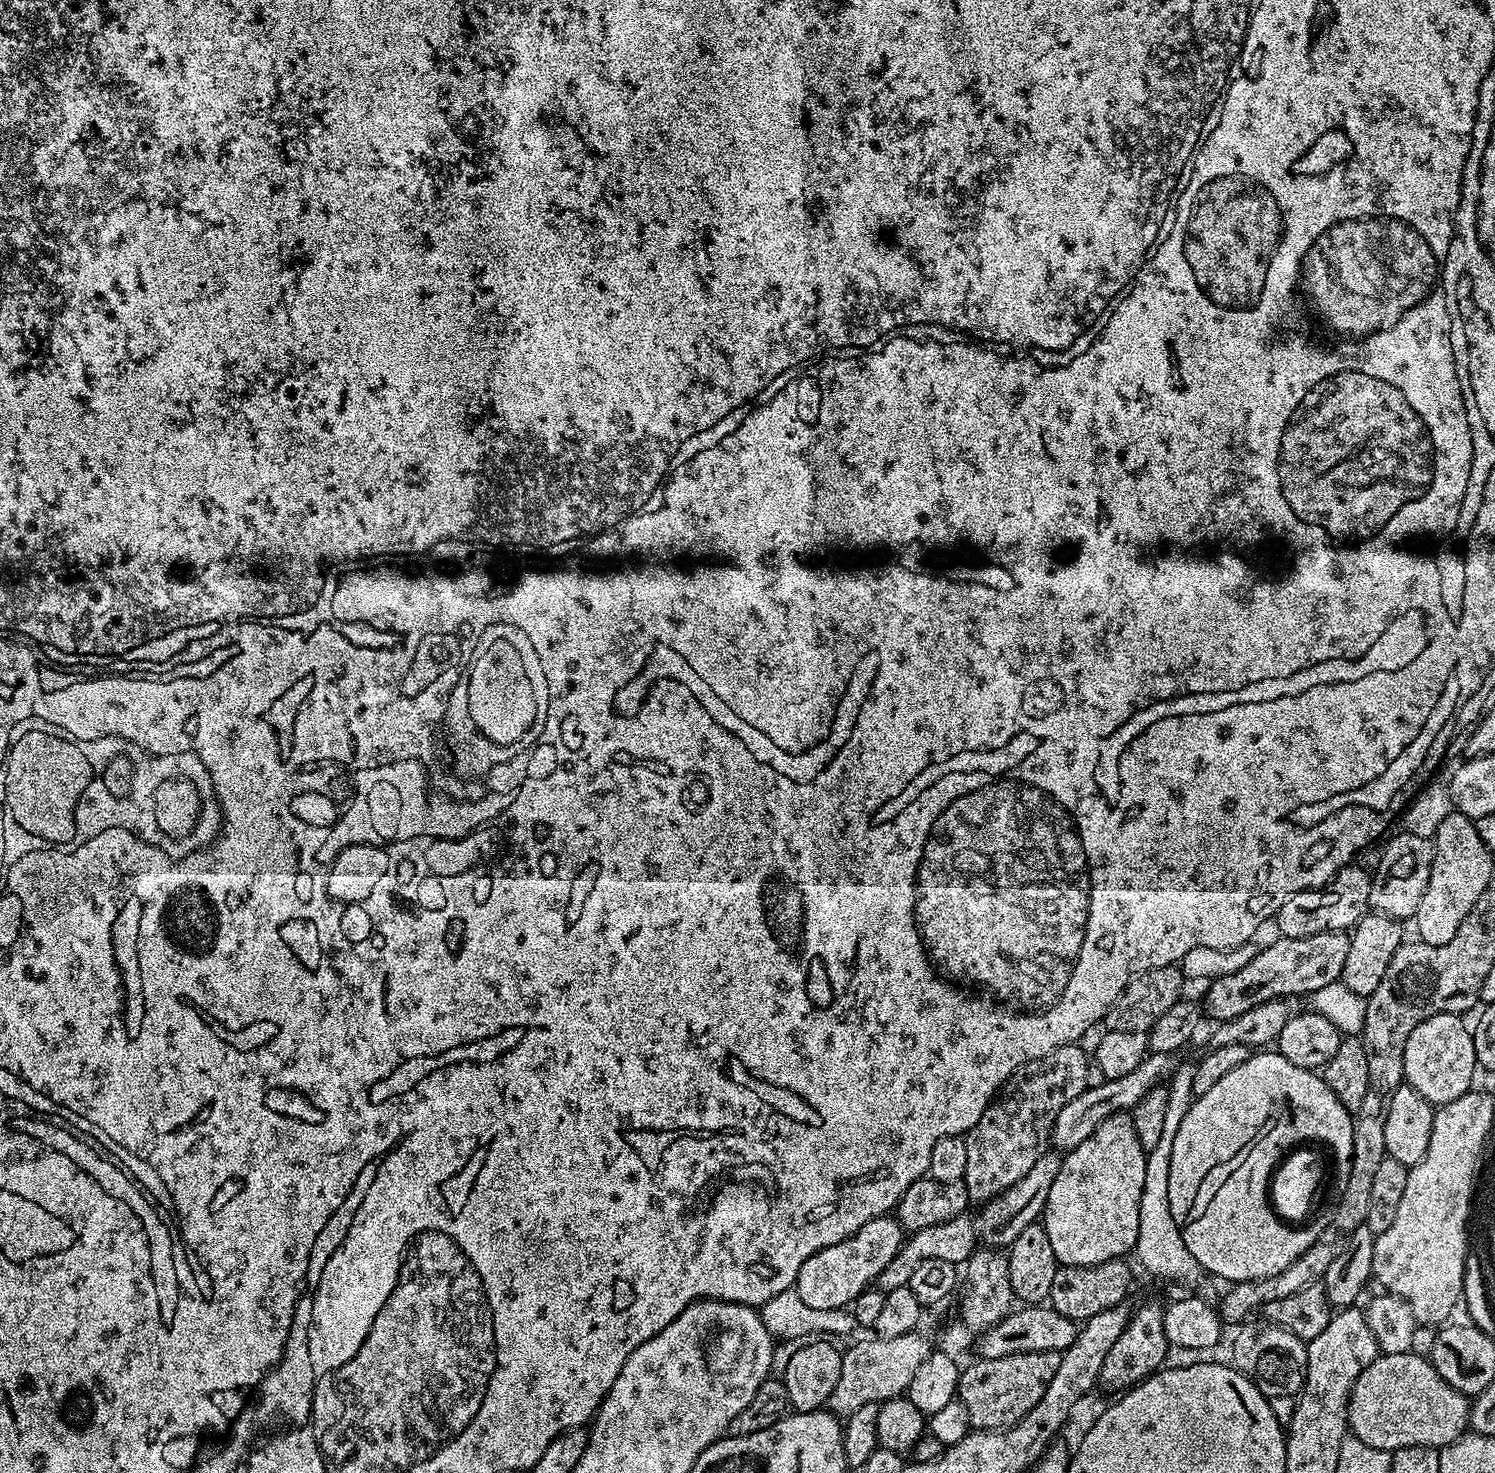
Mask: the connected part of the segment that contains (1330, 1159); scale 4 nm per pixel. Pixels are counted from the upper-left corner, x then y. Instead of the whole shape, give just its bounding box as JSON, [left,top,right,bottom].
[1265,1139,1346,1228]

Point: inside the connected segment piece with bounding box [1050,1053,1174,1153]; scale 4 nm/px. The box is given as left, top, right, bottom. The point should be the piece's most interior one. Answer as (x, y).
(1079, 1118)

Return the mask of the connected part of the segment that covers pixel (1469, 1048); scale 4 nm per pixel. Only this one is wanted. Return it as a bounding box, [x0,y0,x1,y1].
[1404,1014,1478,1106]

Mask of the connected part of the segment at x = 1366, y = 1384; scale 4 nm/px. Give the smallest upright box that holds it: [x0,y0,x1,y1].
[1348,1351,1469,1453]

